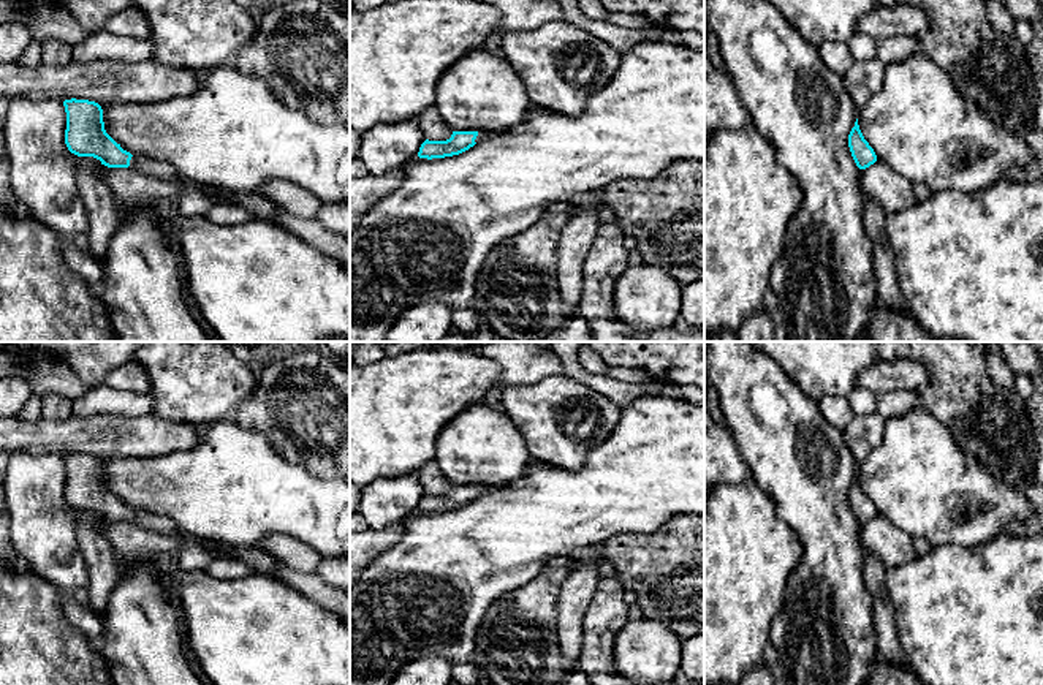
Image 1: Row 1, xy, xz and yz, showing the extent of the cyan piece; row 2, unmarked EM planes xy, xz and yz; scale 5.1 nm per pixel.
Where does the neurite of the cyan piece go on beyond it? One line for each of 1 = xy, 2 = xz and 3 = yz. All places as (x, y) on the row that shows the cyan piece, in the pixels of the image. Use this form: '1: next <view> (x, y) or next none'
1: next xy (149, 166)
2: next xz (481, 136)
3: next none

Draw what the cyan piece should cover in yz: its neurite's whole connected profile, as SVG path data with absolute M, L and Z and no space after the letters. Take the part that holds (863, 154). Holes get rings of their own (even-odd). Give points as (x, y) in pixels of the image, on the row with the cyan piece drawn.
M858 119L848 134L848 147L859 169L866 169L877 161L874 149L869 146L869 142L864 139L859 130Z

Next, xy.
M65 100L65 144L78 157L93 157L108 168L135 168L154 177L174 177L169 163L135 157L123 150L104 130L103 109L89 100Z

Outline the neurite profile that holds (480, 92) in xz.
M494 51L467 52L435 89L435 108L453 131L500 134L519 125L532 106L522 79Z

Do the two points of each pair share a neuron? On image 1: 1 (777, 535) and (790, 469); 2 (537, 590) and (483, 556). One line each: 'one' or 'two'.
1: two
2: two

